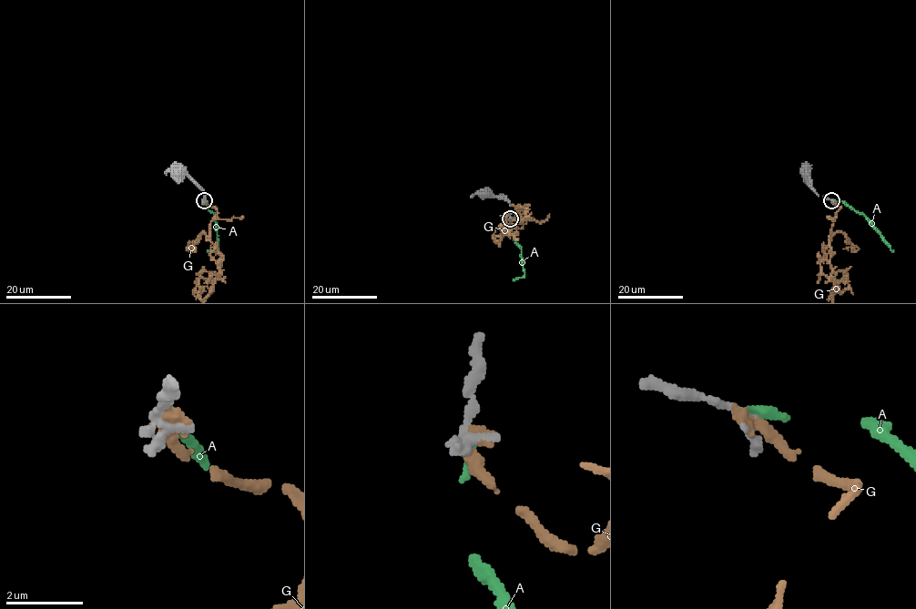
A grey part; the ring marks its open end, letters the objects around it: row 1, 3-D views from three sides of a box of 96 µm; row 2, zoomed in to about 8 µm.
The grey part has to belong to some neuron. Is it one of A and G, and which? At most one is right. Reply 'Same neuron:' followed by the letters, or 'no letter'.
Same neuron: G

